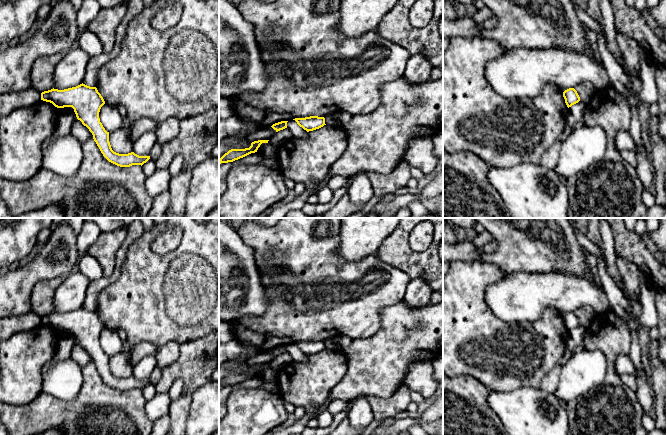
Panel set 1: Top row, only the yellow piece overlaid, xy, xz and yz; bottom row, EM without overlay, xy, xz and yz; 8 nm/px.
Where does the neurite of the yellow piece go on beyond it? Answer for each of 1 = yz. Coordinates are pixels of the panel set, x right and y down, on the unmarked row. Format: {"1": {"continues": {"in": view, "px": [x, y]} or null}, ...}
{"1": {"continues": null}}

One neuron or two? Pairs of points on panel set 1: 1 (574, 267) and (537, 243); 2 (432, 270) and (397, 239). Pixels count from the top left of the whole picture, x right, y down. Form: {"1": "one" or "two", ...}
{"1": "one", "2": "one"}

